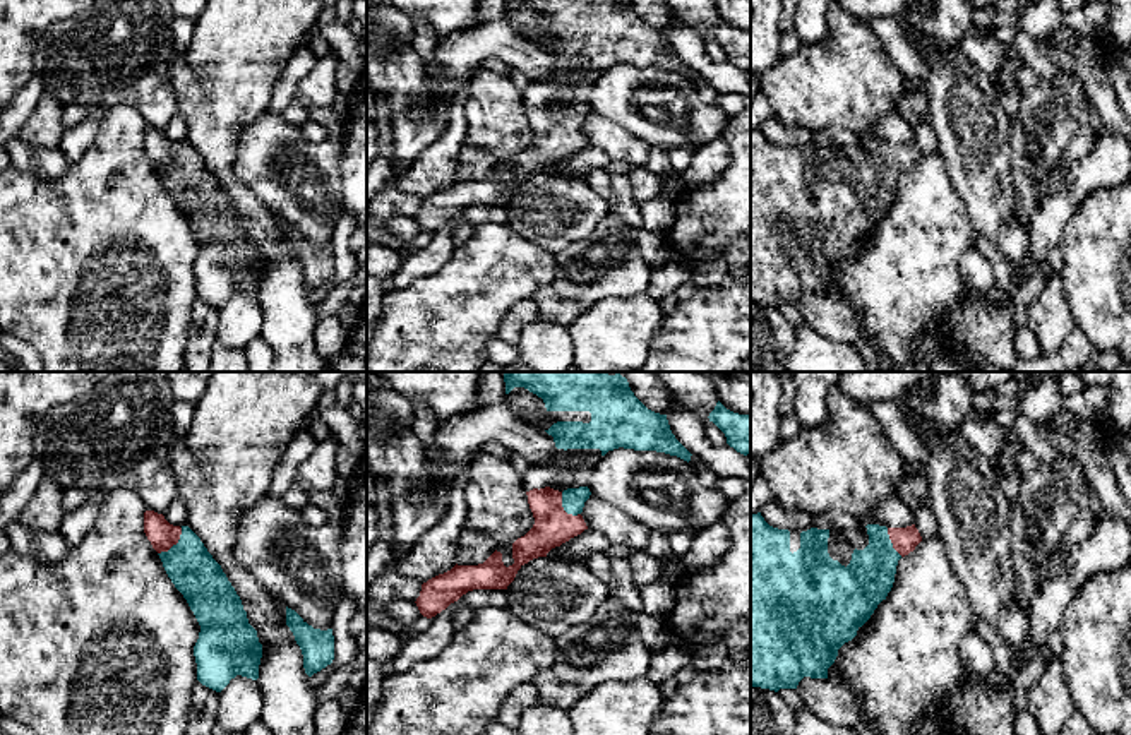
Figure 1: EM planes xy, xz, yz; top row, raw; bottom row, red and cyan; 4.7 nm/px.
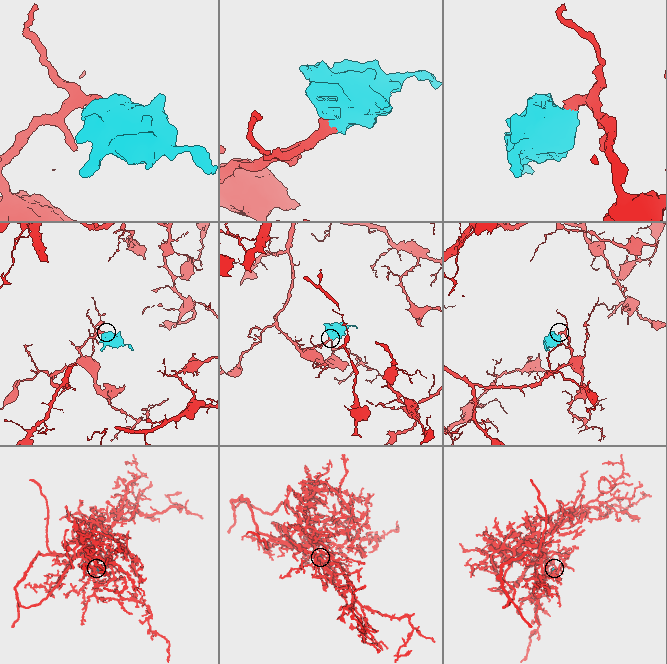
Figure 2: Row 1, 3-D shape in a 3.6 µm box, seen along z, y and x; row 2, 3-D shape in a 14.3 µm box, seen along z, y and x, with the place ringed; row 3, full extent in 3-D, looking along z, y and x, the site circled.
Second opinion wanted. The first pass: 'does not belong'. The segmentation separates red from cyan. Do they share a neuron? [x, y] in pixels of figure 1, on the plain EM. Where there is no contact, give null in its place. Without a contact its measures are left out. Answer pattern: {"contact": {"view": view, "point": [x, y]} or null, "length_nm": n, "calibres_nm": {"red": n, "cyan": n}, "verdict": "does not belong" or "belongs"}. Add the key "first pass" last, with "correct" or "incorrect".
{"contact": {"view": "xy", "point": [173, 160]}, "length_nm": 170, "calibres_nm": {"red": 130, "cyan": 220}, "verdict": "belongs", "first pass": "incorrect"}

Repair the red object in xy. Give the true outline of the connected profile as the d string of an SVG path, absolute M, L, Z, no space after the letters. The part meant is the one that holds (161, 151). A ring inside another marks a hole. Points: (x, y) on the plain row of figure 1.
M154 127L144 128L144 149L200 242L194 262L197 296L216 308L221 308L236 291L257 296L262 274L257 247L248 240L240 212L200 154L188 142L173 142Z

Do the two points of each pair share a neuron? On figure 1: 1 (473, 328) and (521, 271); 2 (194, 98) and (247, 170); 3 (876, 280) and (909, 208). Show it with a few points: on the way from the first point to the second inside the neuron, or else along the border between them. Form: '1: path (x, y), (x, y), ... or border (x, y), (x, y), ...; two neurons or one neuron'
1: path (478, 314), (508, 285); one neuron
2: border (256, 120), (233, 163), (251, 192); two neurons
3: path (893, 262), (909, 247), (909, 225); one neuron

